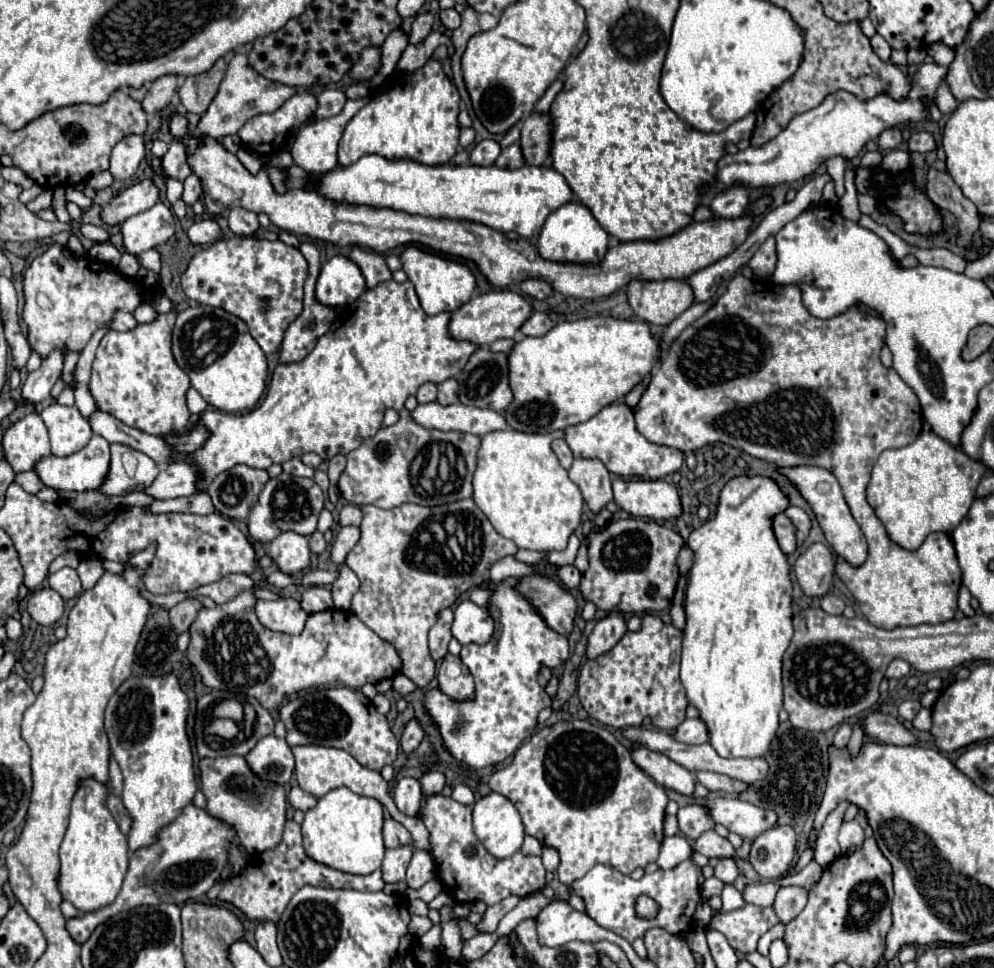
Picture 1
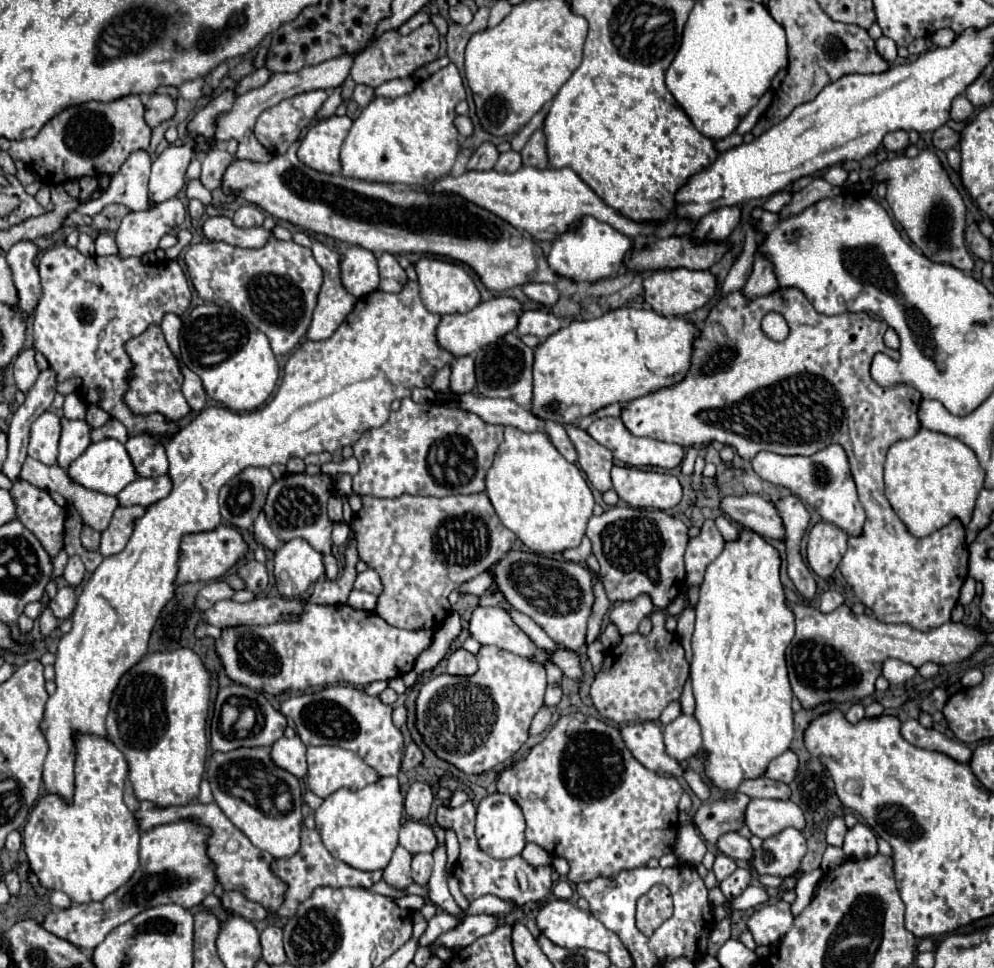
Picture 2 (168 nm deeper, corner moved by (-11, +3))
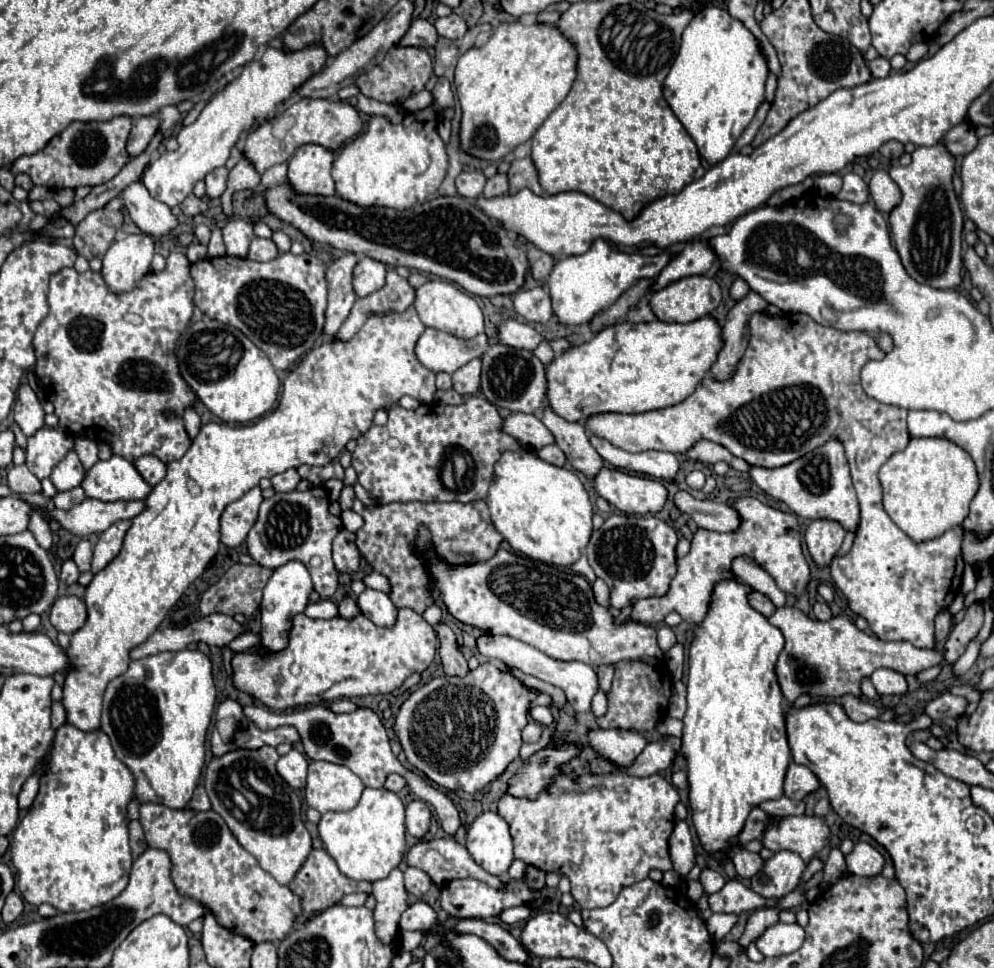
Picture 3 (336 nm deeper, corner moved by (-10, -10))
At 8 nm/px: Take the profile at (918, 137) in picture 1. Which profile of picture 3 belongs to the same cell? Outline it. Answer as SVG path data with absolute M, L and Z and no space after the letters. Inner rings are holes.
M960 122L958 126L954 126L944 138L942 138L944 146L948 148L948 152L952 156L964 156L968 152L972 152L978 144L978 138L976 138L976 132L974 132L974 126L970 126L970 122Z

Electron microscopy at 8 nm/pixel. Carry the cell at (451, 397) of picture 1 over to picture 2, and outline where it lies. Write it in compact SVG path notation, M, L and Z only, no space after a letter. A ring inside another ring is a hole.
M457 357L451 367L451 391L455 395L463 395L473 391L475 387L475 367L473 359L467 357Z

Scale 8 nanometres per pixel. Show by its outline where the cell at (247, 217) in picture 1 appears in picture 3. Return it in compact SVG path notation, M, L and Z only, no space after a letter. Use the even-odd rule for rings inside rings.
M230 220L224 228L222 228L222 238L226 244L226 254L228 256L238 256L238 258L246 258L248 254L248 246L254 238L252 232L252 224L246 220Z

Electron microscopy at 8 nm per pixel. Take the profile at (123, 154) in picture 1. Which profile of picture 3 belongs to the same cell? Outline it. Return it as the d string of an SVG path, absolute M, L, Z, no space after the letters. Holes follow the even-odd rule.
M142 182L130 184L120 196L124 198L124 206L130 212L130 218L142 232L154 238L162 238L178 226L178 218L172 214L170 206L154 200Z

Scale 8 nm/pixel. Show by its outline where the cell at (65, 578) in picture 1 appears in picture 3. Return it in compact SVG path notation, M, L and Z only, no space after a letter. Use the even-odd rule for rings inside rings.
M68 558L68 560L64 560L60 564L60 580L62 582L66 582L68 586L70 584L76 584L78 582L78 576L80 576L80 572L78 572L78 566L74 564L72 558Z

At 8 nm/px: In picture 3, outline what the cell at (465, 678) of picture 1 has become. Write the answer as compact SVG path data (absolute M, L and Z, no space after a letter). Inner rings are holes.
M436 624L434 628L436 628L438 640L440 640L438 654L440 654L442 668L444 668L446 676L464 676L468 672L468 664L456 644L454 632L446 624Z

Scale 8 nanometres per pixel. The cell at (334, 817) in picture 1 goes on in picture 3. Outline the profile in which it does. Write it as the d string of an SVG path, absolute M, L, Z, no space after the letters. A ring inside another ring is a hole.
M364 788L356 808L348 812L326 812L318 824L320 838L326 852L336 860L342 874L354 880L376 882L386 878L400 866L406 854L404 830L404 804L398 794L386 788Z

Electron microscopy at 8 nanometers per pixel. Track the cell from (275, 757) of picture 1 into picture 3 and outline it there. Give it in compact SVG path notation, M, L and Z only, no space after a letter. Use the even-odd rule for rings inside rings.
M296 748L288 752L286 756L280 756L278 764L278 774L296 790L306 788L306 770L308 770L308 760L304 754L300 754Z

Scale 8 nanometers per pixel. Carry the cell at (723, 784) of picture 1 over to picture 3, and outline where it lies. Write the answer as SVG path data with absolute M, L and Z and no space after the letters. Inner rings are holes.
M782 796L782 798L778 798L778 800L762 802L760 808L762 808L766 814L770 814L770 816L782 816L782 818L784 818L784 816L800 816L800 814L804 814L806 804Z

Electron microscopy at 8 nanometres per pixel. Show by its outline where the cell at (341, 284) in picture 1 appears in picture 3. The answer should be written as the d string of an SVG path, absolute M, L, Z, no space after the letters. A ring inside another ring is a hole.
M362 258L356 268L354 268L354 292L364 298L384 286L386 278L386 264L372 260L372 258Z

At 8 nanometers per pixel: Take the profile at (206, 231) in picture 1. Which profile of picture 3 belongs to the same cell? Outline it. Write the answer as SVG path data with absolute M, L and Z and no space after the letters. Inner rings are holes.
M254 238L250 244L250 252L248 258L256 260L256 262L268 262L272 258L278 256L278 248L272 240L264 240L264 238Z

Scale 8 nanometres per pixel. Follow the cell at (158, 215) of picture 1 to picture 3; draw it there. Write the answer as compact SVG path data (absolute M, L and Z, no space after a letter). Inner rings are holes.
M130 234L116 240L102 258L102 278L110 292L130 292L140 278L150 272L154 256L154 238L148 234Z

